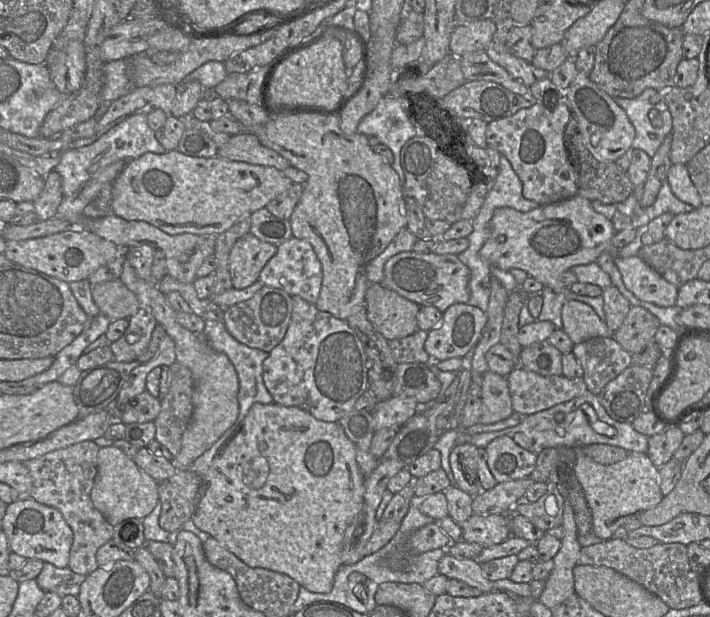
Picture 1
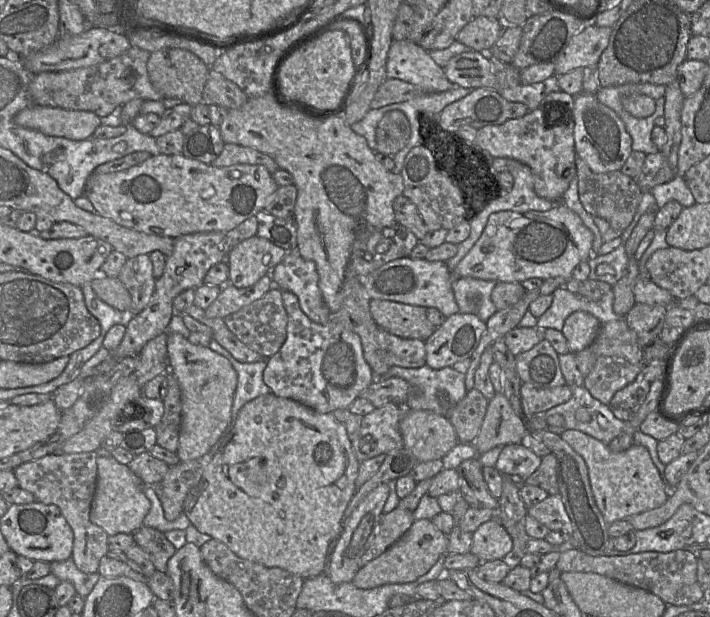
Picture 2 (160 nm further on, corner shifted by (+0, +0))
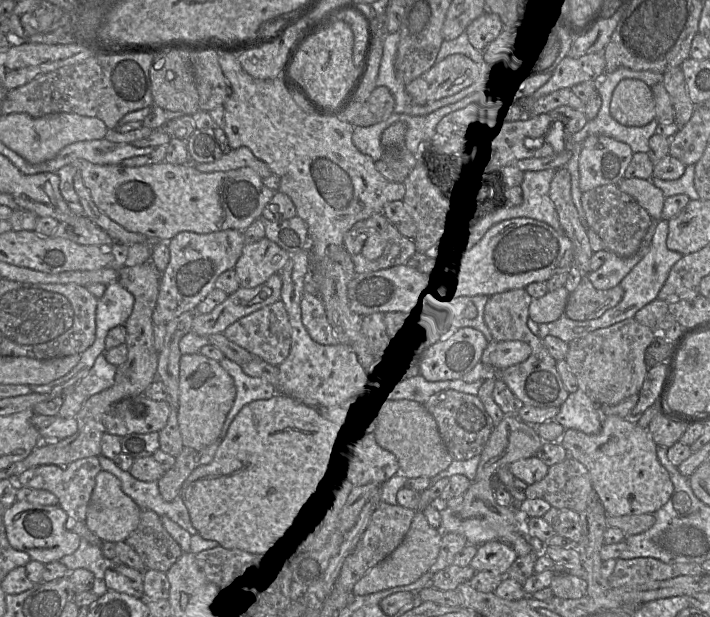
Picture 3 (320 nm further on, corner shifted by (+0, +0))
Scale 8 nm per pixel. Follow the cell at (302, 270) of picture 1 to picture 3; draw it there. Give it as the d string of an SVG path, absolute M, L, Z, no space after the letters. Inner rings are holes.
M303 293L301 298L302 322L310 337L322 345L334 345L338 341L330 325L324 304L318 294Z

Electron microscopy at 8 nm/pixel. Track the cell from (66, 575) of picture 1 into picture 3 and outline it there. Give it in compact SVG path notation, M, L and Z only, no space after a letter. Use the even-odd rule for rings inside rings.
M80 539L80 545L72 554L62 557L59 562L66 566L68 571L86 569L94 575L91 592L97 597L107 591L104 581L105 571L111 567L113 562L106 558L101 546L92 545L85 539Z

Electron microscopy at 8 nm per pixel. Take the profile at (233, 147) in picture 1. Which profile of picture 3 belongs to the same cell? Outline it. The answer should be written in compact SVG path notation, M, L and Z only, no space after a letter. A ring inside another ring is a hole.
M247 147L231 149L229 153L224 154L219 160L212 163L193 163L191 161L190 163L202 173L229 171L249 167L256 171L262 179L272 174L268 165L255 157L252 151Z

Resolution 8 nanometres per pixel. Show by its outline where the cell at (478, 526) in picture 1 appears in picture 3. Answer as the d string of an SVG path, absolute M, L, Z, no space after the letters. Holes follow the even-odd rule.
M492 540L477 547L470 566L476 572L489 571L506 576L510 566L518 556L515 551L499 540Z

